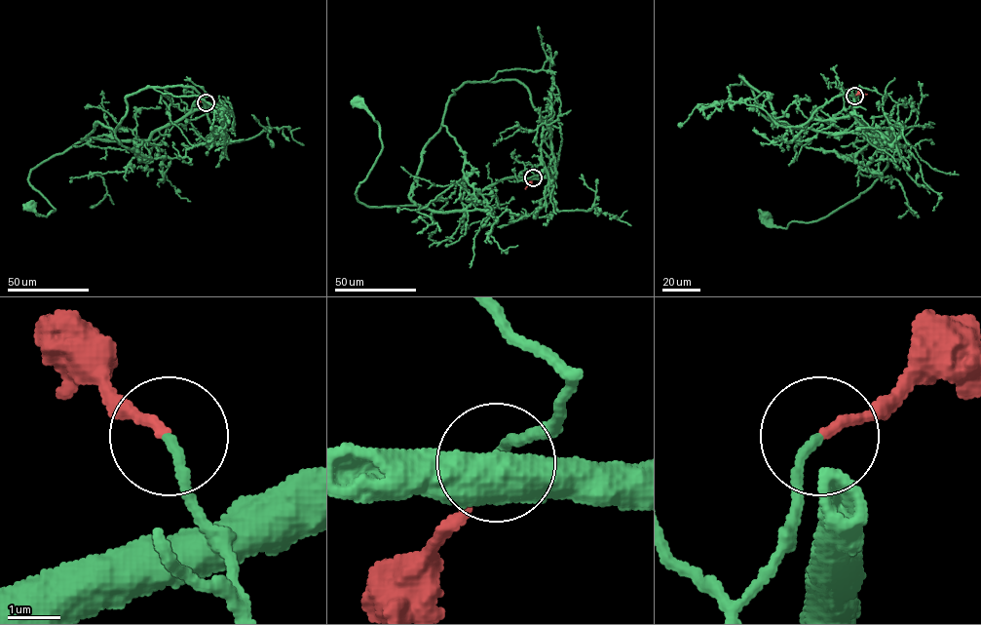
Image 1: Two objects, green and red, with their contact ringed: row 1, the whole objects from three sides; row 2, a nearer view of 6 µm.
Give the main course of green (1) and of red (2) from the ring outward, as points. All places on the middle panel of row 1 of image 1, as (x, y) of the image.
1: (533, 177), (496, 181), (464, 209), (368, 207), (356, 191), (382, 146), (379, 125), (357, 99)
2: (533, 177), (525, 189)

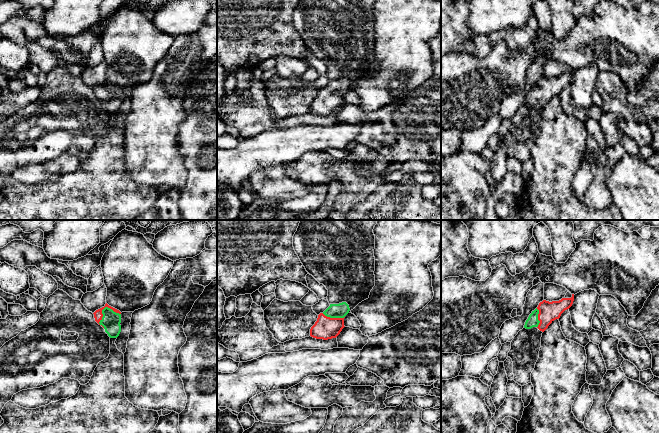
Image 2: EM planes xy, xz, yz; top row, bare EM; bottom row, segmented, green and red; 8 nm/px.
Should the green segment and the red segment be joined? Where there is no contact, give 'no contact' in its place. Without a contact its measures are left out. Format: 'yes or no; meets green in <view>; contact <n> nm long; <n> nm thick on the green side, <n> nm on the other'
yes; meets green in xy; contact 200 nm long; 150 nm thick on the green side, 70 nm on the other

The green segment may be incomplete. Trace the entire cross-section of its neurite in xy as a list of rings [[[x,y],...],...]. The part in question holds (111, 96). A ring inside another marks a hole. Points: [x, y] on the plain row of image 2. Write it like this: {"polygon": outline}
{"polygon": [[[107,79],[94,89],[95,97],[101,101],[110,114],[117,114],[121,108],[121,88]]]}

